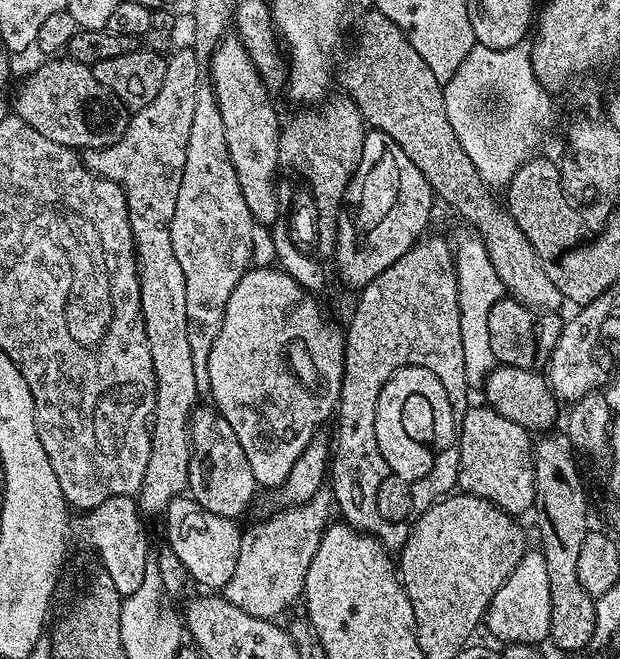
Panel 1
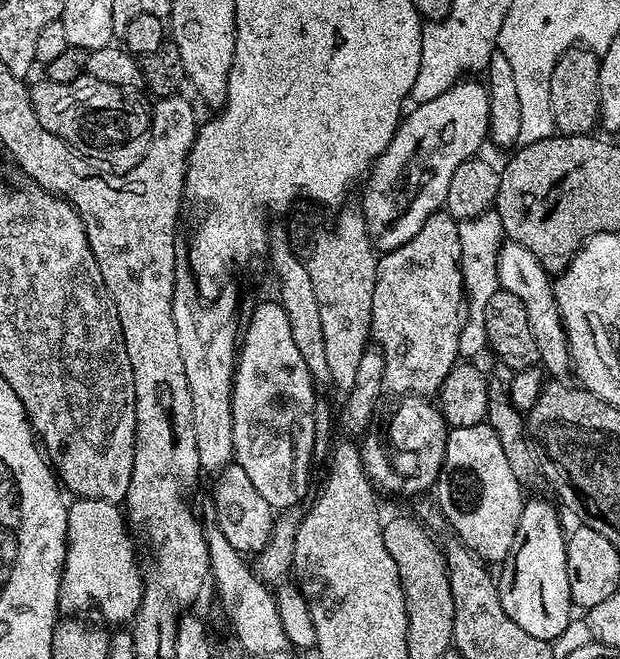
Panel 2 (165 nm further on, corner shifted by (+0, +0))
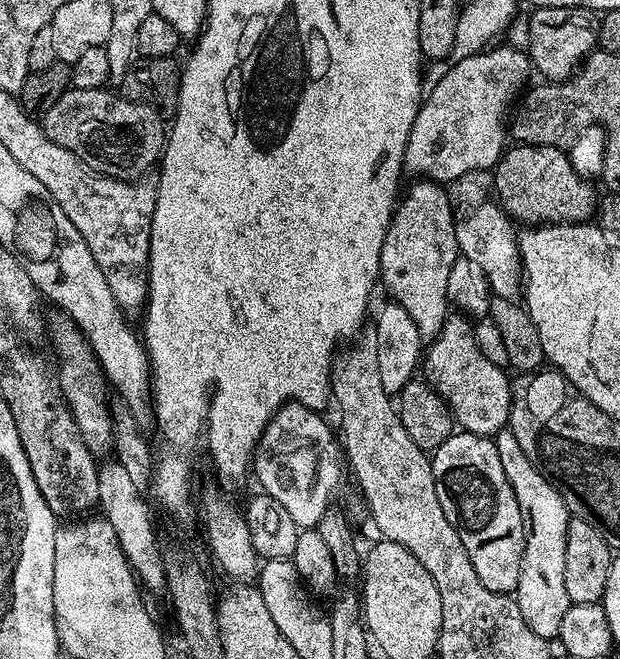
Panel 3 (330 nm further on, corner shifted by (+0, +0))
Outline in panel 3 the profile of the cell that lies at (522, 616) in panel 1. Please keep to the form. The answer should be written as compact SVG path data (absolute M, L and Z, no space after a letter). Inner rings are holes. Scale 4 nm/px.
M512 431L497 432L494 439L498 458L502 460L502 470L514 490L514 498L524 523L522 574L518 574L514 599L518 610L522 610L522 618L526 618L526 626L530 626L534 634L549 641L558 636L562 617L570 605L566 594L566 578L563 576L566 571L566 526L570 513L552 481L536 469L530 458L526 458Z

